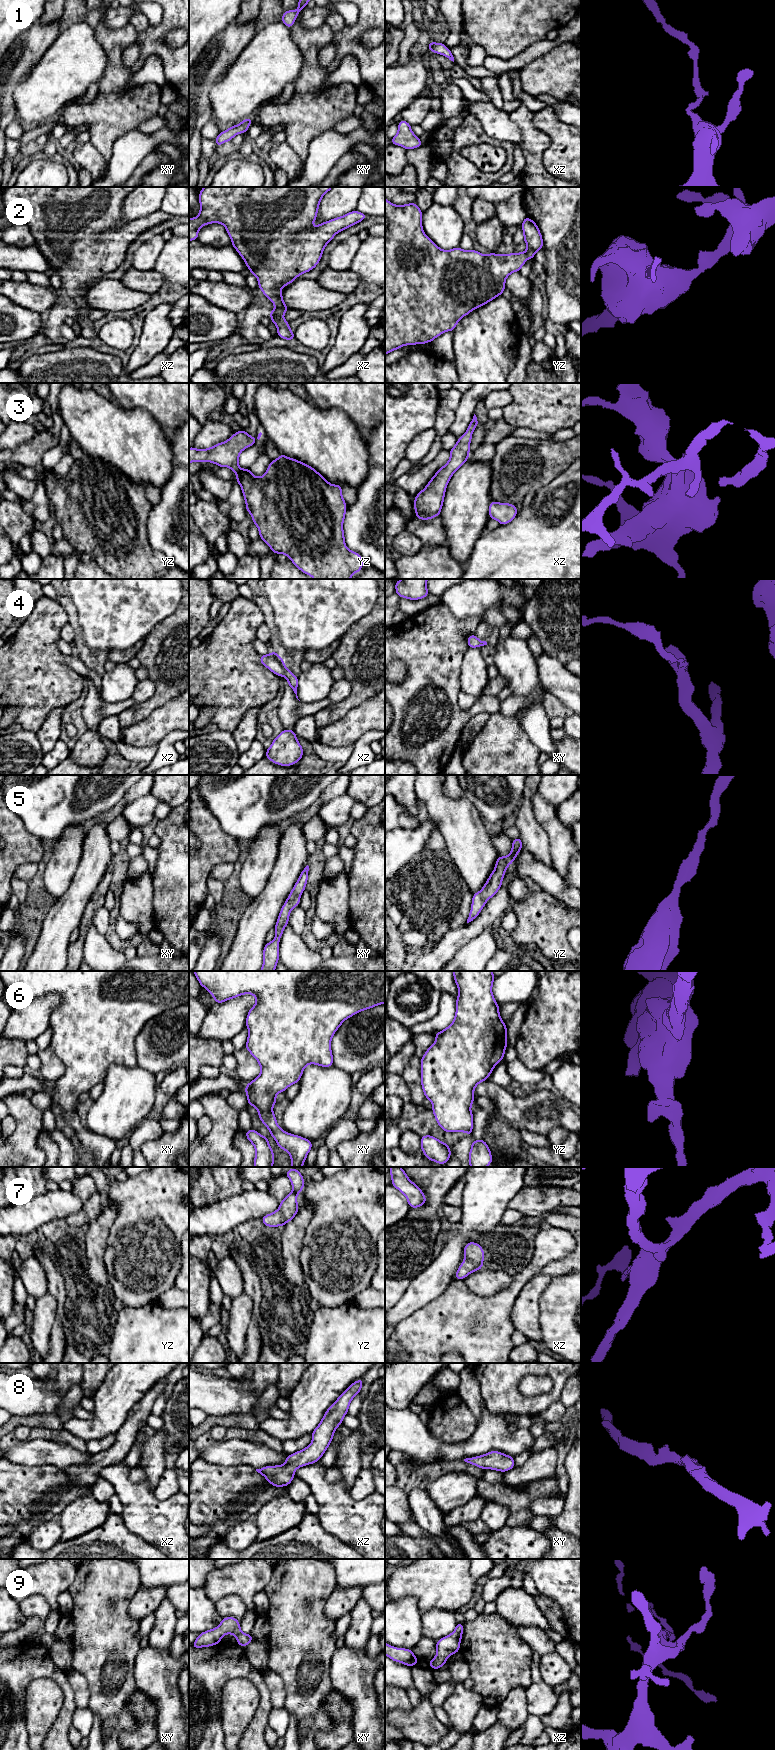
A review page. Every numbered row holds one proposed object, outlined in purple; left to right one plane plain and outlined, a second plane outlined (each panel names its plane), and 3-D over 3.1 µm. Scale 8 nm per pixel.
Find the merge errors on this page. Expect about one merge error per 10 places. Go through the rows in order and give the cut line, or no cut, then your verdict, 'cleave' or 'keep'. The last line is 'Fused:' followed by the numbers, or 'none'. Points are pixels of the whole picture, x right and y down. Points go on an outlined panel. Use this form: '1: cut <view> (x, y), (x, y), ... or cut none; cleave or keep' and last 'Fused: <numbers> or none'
1: cut none; keep
2: cut none; keep
3: cut none; keep
4: cut none; keep
5: cut none; keep
6: cut none; keep
7: cut none; keep
8: cut none; keep
9: cut none; keep
Fused: none

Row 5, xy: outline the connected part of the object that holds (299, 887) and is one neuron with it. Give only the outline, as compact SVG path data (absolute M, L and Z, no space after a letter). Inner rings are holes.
M307 865L301 872L294 888L291 890L290 895L286 899L284 905L279 913L276 925L274 927L276 935L270 942L266 943L263 950L263 965L260 971L275 971L276 965L279 961L279 942L280 937L286 925L289 923L289 915L294 907L299 906L300 896L306 889L308 880L309 866Z

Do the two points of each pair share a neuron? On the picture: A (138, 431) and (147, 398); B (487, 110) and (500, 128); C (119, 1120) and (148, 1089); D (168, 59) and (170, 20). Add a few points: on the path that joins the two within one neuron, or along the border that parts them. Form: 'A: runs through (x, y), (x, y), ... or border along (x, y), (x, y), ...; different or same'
A: border along (121, 406), (124, 408), (143, 408), (161, 425); different
B: runs through (488, 114), (497, 124); same
C: runs through (125, 1112), (140, 1097); same
D: runs through (160, 49), (155, 44), (155, 36), (161, 30); same

